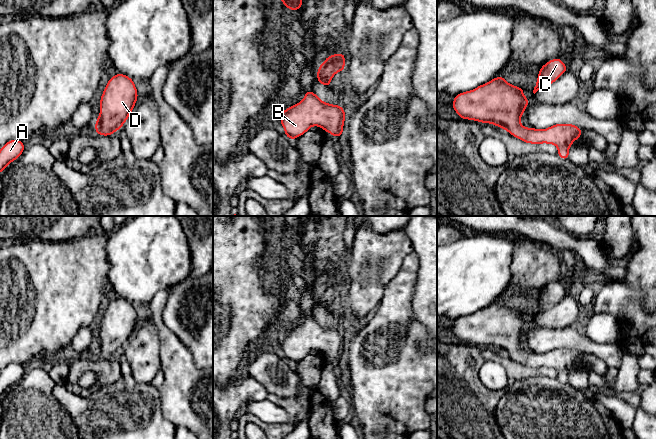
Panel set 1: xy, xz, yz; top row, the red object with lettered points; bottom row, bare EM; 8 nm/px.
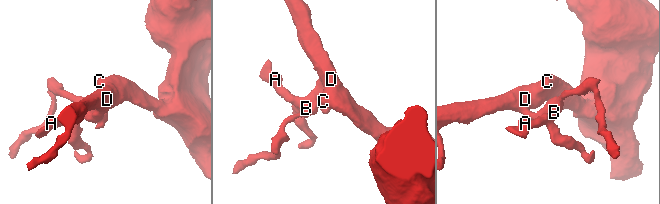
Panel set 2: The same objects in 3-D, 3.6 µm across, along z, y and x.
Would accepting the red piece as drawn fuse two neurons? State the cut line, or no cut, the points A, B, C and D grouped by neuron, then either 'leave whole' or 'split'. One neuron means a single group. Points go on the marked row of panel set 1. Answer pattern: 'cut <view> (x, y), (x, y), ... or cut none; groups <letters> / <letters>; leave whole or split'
cut none; groups A B C D; leave whole

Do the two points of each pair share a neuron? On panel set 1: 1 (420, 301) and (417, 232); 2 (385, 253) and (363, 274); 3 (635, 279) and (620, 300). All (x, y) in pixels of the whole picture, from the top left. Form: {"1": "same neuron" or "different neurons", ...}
{"1": "same neuron", "2": "same neuron", "3": "different neurons"}

